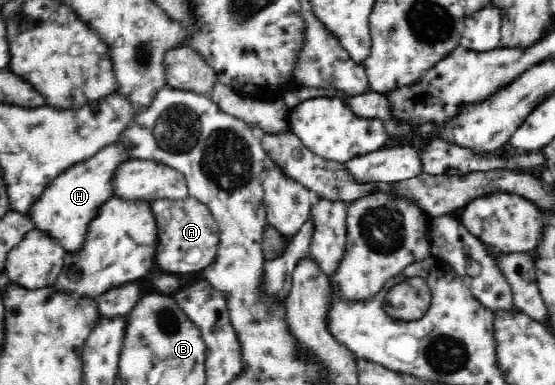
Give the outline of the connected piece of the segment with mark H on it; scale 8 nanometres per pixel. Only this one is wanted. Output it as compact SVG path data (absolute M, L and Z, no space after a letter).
M112 143L102 148L88 160L68 168L55 179L38 203L27 213L35 227L55 239L66 254L80 254L89 236L90 222L98 216L98 208L115 197L115 179L119 167L130 160L124 143Z

